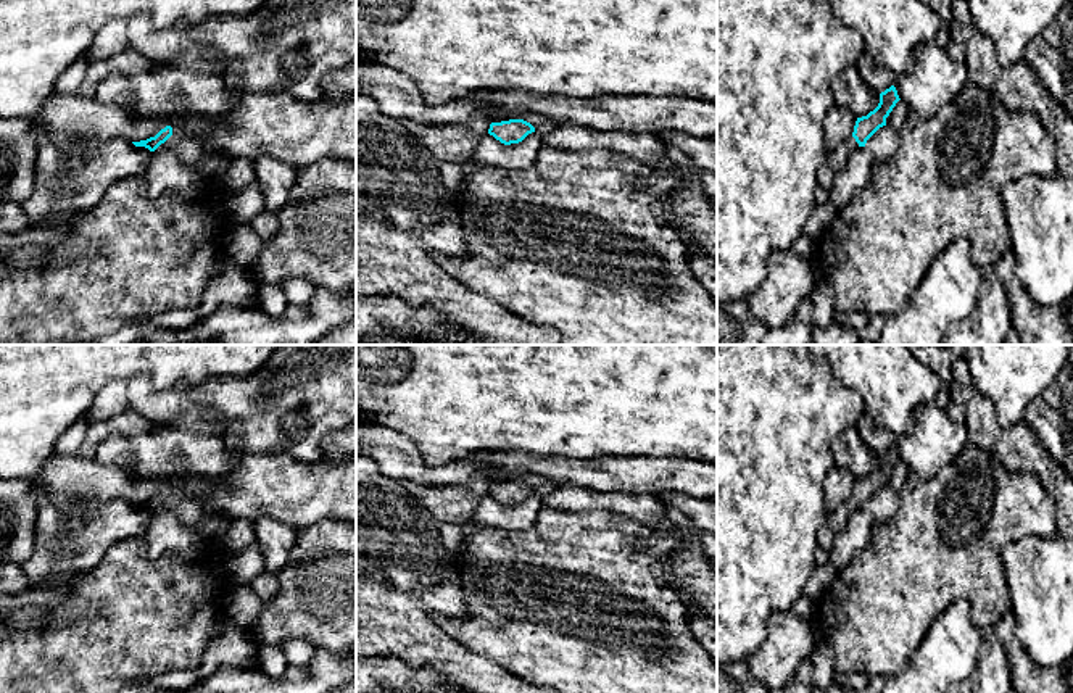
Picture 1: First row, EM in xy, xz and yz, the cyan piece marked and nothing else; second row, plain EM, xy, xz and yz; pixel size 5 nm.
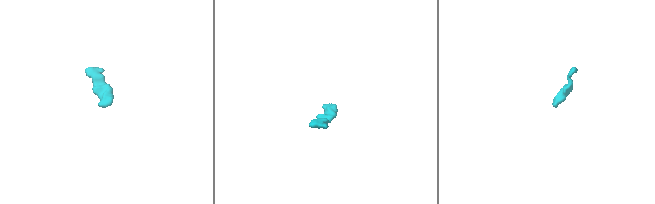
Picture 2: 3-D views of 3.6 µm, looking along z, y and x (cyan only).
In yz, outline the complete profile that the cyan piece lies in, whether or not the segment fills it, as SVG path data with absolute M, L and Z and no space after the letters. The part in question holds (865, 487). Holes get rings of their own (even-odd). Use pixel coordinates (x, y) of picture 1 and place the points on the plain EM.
M894 446L880 454L878 467L867 477L857 479L852 498L843 503L838 509L828 514L826 524L836 533L839 532L849 517L859 509L865 508L867 501L883 487L886 479L899 463L899 456Z

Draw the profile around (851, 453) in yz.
M856 425L844 429L833 442L836 466L857 479L867 477L880 464L880 454L872 451L860 438Z

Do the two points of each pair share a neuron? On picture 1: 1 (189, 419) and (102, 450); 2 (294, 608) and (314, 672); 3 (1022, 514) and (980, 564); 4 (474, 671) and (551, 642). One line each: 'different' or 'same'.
1: different
2: different
3: same
4: different

